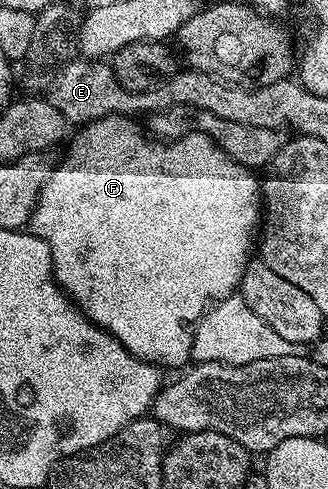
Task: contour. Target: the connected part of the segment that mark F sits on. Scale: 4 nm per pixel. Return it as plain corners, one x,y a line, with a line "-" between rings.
128,115
102,116
83,125
72,141
69,139
68,153
53,168
42,194
32,211
30,231
42,238
50,246
52,275
73,304
93,320
99,328
104,328
111,336
116,336
130,354
148,364
161,369
180,370
192,360
192,336
196,333
196,324
203,318
213,302
233,295
239,289
243,272
250,261
248,251
253,251
258,236
258,221
262,216
262,184
257,173
242,167
223,152
204,132
188,132
178,140
163,141
153,138
135,119

